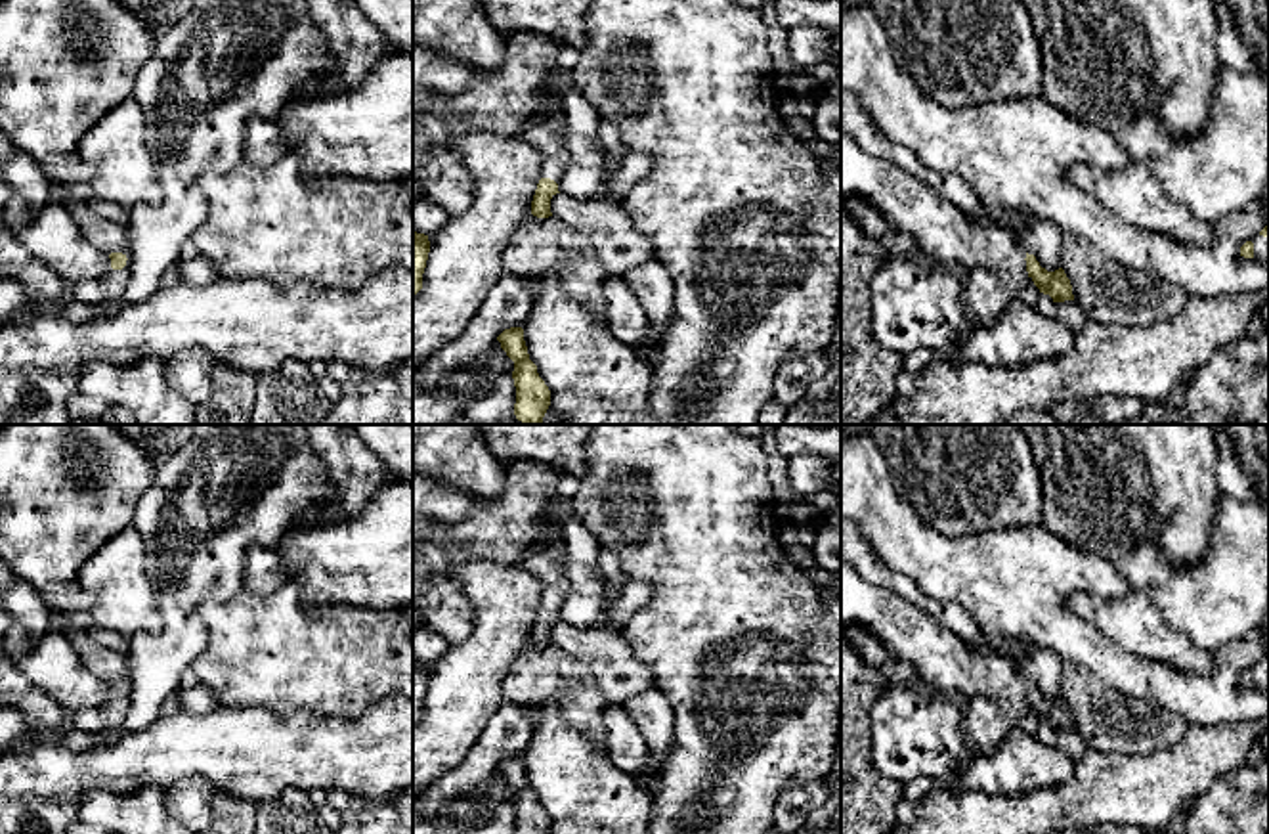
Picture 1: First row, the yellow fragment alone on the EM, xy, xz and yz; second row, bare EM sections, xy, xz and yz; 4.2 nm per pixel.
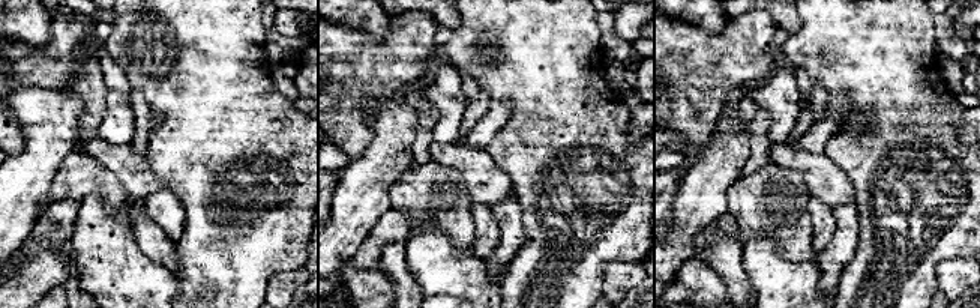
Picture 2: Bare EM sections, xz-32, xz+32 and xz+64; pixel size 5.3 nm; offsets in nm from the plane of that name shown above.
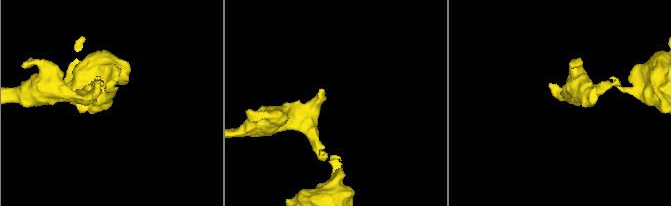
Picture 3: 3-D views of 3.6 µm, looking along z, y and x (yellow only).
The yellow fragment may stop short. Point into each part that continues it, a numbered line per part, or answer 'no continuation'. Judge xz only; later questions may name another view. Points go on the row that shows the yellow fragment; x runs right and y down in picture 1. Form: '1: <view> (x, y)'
1: xz (545, 132)

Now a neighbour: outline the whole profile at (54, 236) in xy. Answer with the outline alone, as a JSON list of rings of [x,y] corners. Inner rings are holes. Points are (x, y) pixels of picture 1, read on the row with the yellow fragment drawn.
[[[48,203],[36,216],[21,216],[19,241],[69,287],[80,281],[99,281],[113,268],[107,252],[97,249],[80,230],[75,214]]]

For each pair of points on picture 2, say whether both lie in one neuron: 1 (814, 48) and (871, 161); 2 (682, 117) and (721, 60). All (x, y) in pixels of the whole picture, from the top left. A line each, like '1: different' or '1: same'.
1: same
2: same

